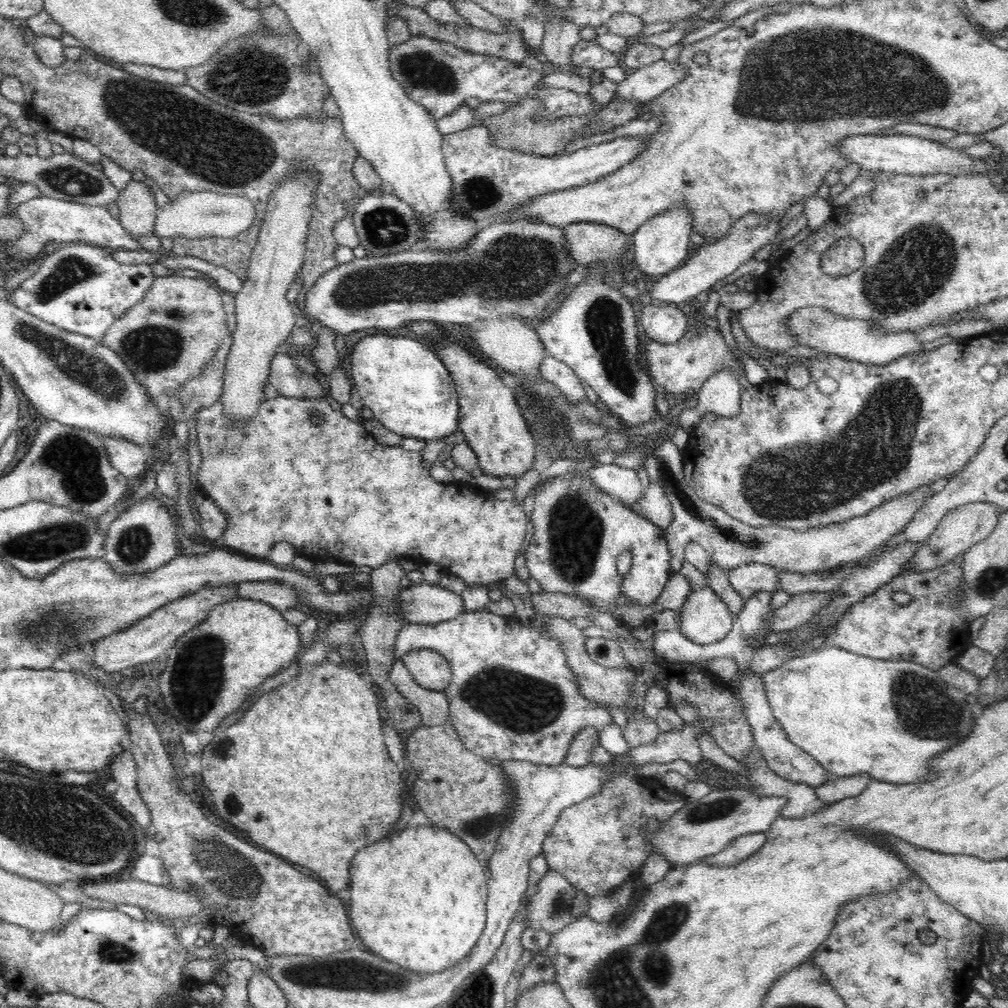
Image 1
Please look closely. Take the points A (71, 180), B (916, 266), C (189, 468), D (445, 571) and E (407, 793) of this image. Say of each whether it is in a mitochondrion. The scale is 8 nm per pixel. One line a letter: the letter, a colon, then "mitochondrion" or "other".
A: mitochondrion
B: mitochondrion
C: other
D: other
E: other

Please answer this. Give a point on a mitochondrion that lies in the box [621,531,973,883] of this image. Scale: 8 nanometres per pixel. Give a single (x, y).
(926, 709)

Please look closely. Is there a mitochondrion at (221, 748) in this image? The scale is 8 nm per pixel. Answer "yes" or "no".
no

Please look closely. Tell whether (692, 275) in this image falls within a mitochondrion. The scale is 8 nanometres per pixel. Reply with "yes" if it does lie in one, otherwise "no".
no

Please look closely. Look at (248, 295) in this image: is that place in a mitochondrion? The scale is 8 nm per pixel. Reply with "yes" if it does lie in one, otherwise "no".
no

